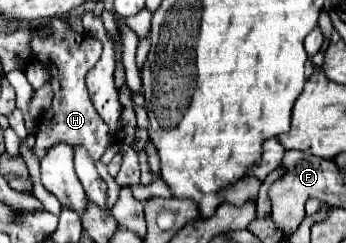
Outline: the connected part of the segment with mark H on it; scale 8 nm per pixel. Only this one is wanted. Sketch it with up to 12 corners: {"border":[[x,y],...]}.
{"border":[[63,20],[33,38],[55,96],[33,152],[65,142],[99,160],[119,140],[89,100],[85,74],[103,46]]}

